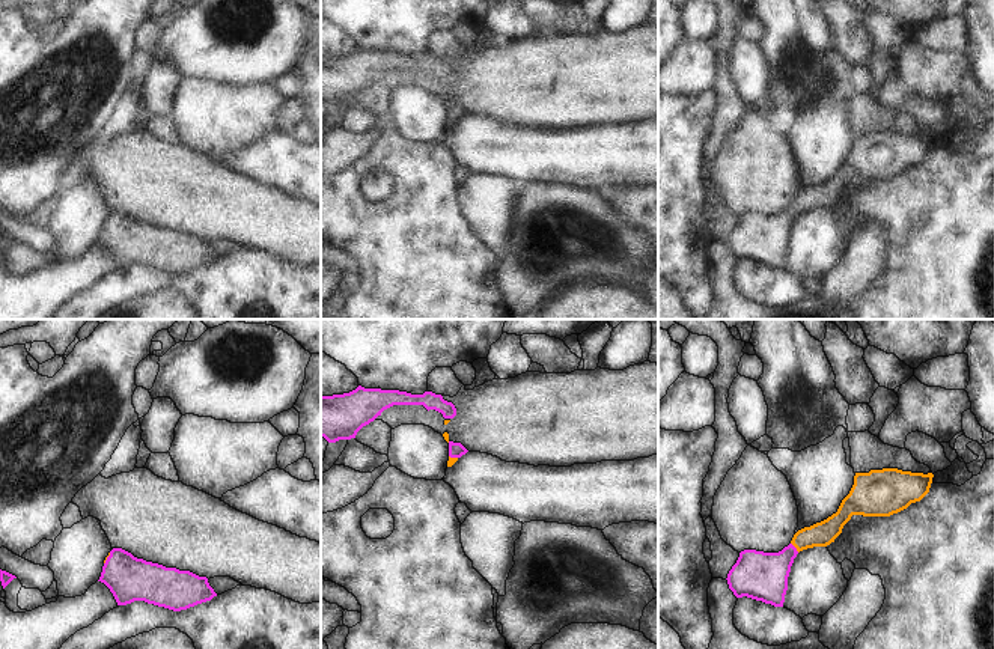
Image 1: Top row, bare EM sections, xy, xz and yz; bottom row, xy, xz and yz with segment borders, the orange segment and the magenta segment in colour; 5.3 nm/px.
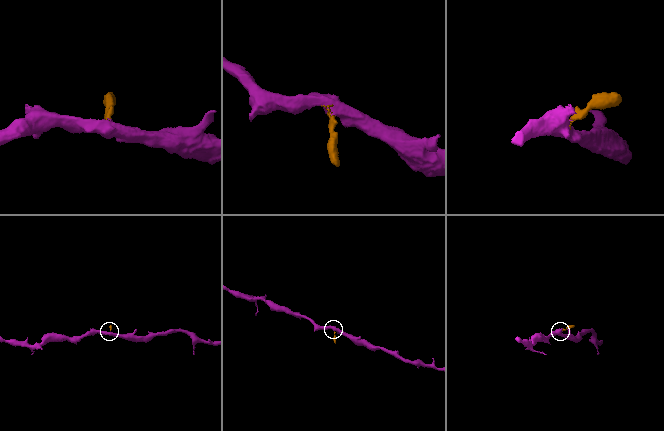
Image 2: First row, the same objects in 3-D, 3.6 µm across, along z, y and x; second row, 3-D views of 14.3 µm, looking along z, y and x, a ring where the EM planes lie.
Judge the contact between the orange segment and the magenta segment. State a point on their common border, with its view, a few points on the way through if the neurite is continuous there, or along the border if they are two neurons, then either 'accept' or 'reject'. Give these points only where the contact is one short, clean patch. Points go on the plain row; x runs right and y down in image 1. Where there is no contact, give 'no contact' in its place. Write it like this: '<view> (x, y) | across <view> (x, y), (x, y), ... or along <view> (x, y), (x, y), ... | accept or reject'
yz (794, 208) | across yz (823, 196), (804, 201), (794, 208), (768, 235), (759, 238) | accept

